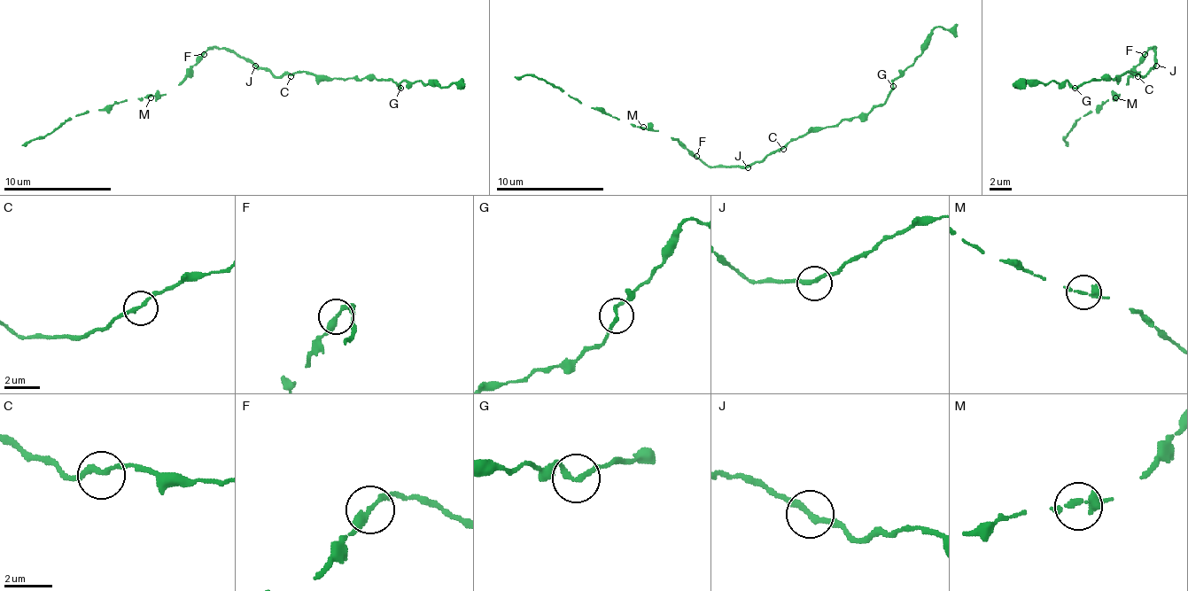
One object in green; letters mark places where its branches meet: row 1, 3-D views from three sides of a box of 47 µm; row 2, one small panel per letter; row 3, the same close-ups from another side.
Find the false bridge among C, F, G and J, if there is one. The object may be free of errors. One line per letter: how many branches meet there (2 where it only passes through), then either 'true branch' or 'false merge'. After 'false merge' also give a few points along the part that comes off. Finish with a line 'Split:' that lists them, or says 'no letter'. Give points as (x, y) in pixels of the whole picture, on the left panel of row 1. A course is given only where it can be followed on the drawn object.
C: 2 | true branch
F: 2 | true branch
G: 2 | true branch
J: 2 | true branch
Split: no letter

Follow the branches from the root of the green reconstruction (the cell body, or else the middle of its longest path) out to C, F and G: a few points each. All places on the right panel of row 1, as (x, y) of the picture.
C: (1153, 59), (1153, 66), (1143, 76), (1137, 76)
F: (1153, 59), (1153, 49), (1145, 54)
G: (1153, 59), (1153, 66), (1143, 76), (1135, 76), (1127, 71), (1115, 79), (1091, 79), (1075, 87)

